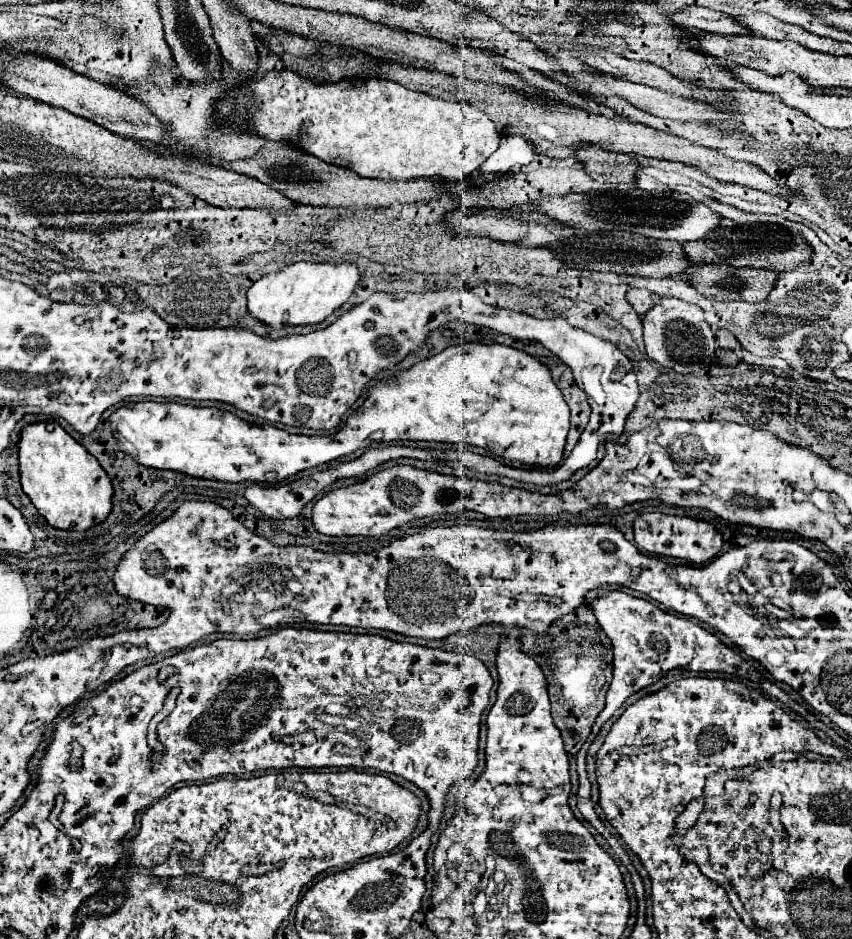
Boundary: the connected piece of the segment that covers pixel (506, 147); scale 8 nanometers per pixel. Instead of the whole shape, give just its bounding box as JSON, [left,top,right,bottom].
[481,135,535,173]

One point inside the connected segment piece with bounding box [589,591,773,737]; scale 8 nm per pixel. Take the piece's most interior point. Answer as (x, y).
(646, 641)

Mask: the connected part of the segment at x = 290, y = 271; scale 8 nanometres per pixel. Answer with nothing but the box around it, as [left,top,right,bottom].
[247,261,359,329]

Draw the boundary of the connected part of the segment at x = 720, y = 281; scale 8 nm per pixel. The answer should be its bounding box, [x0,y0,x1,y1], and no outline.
[687,265,777,303]

